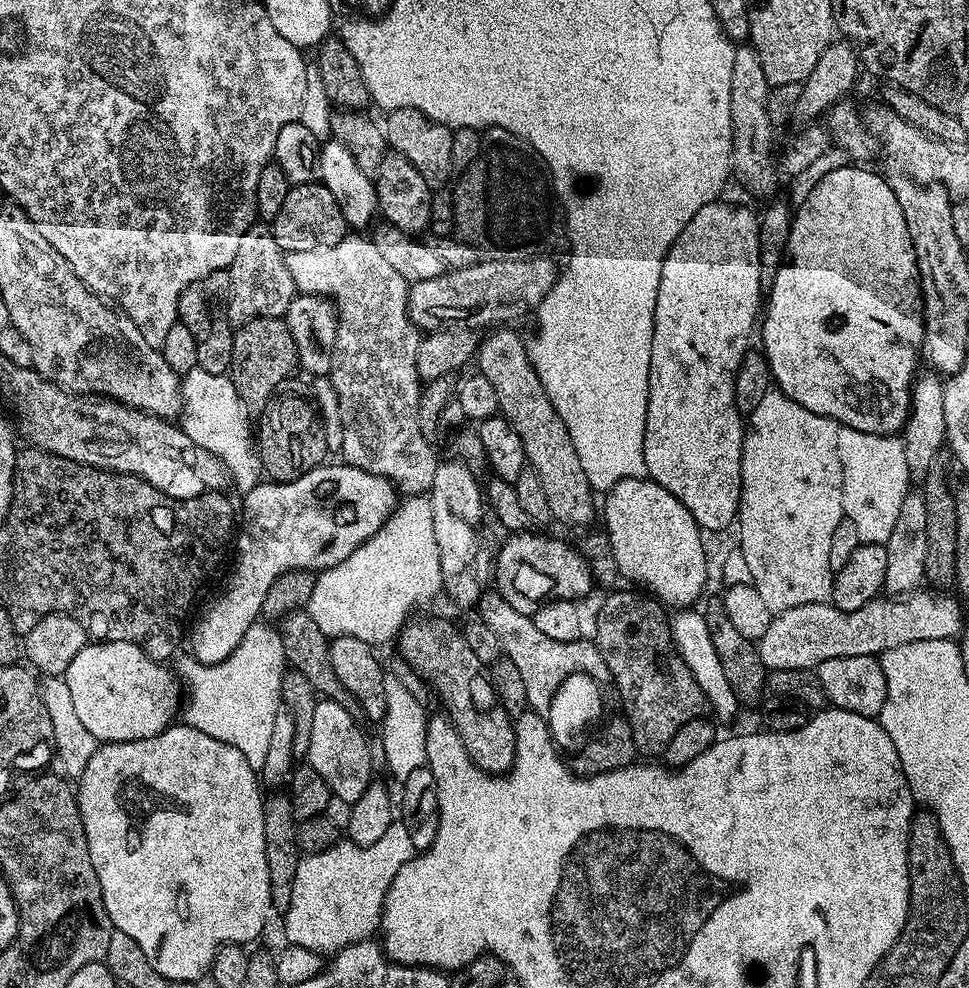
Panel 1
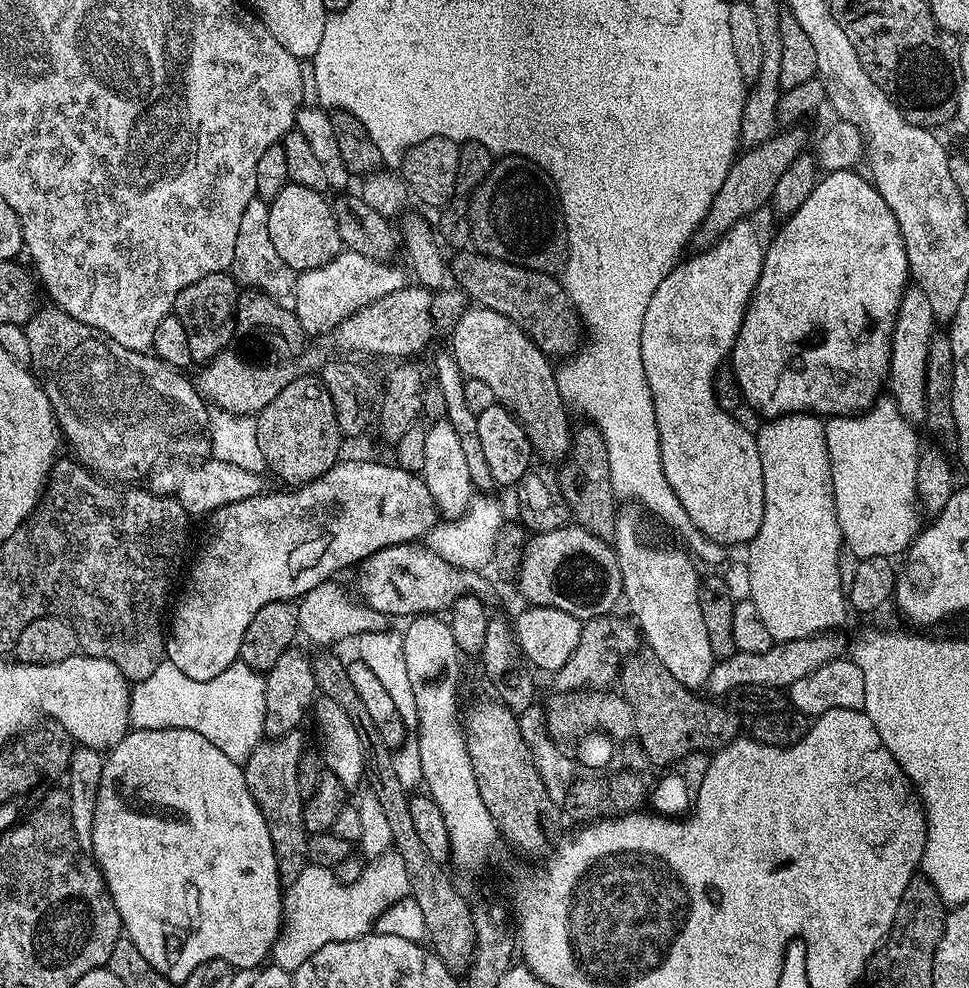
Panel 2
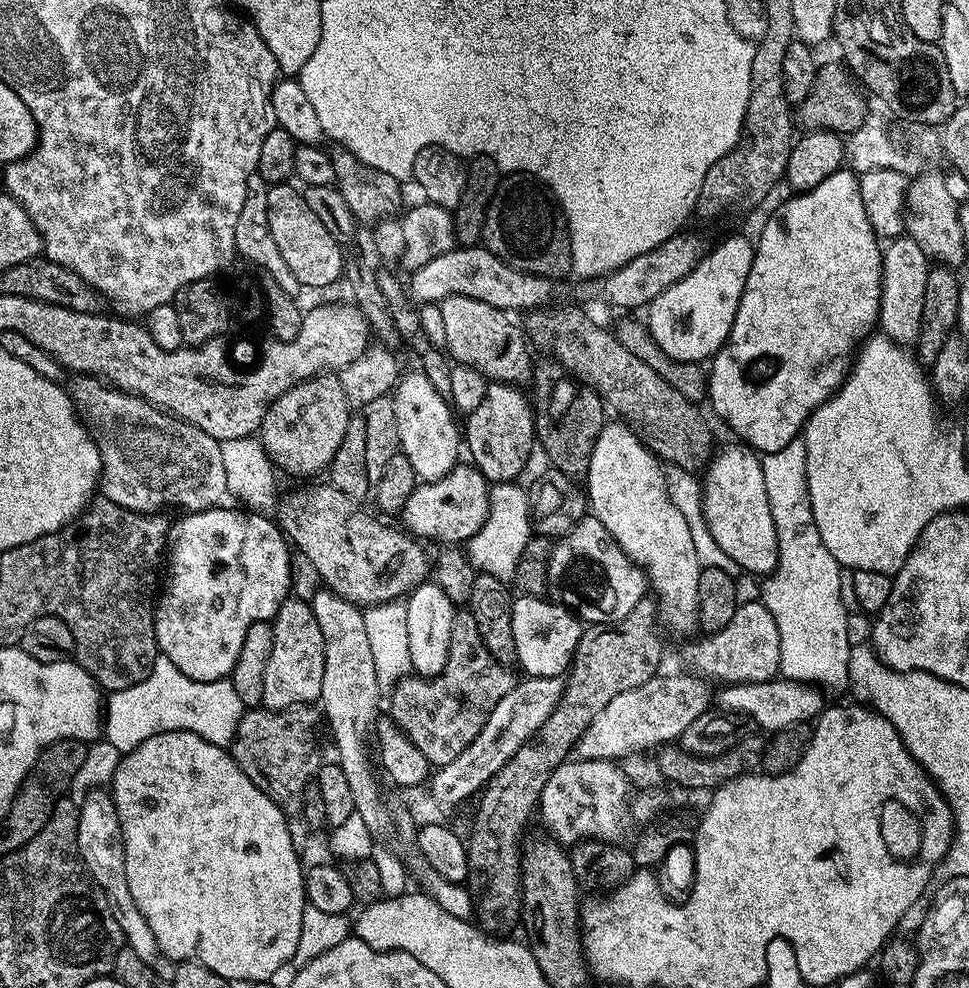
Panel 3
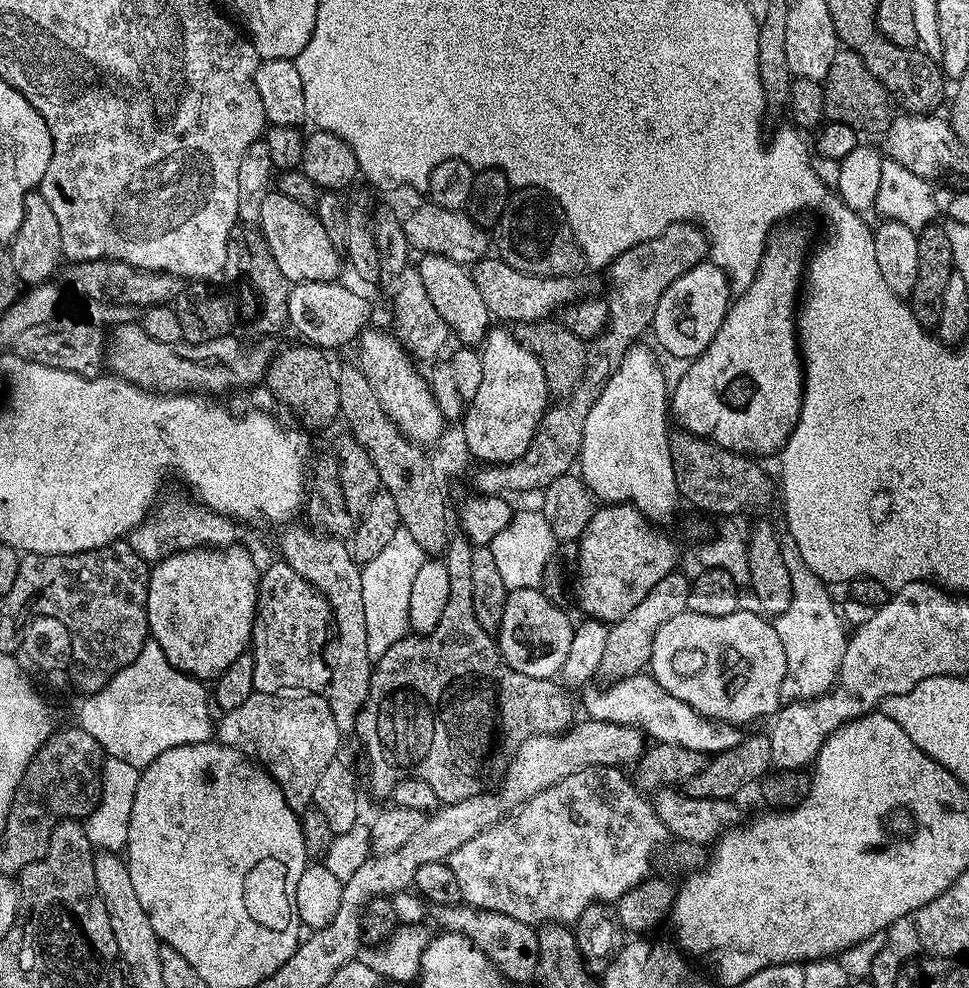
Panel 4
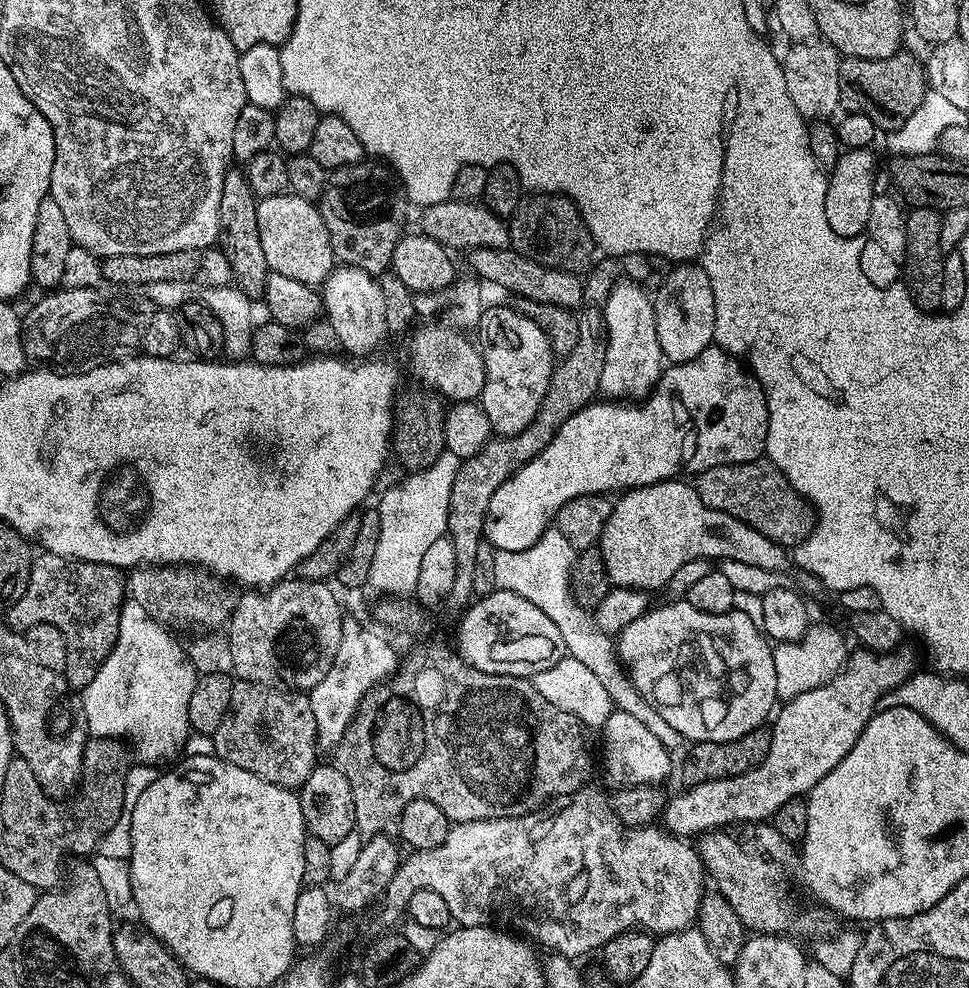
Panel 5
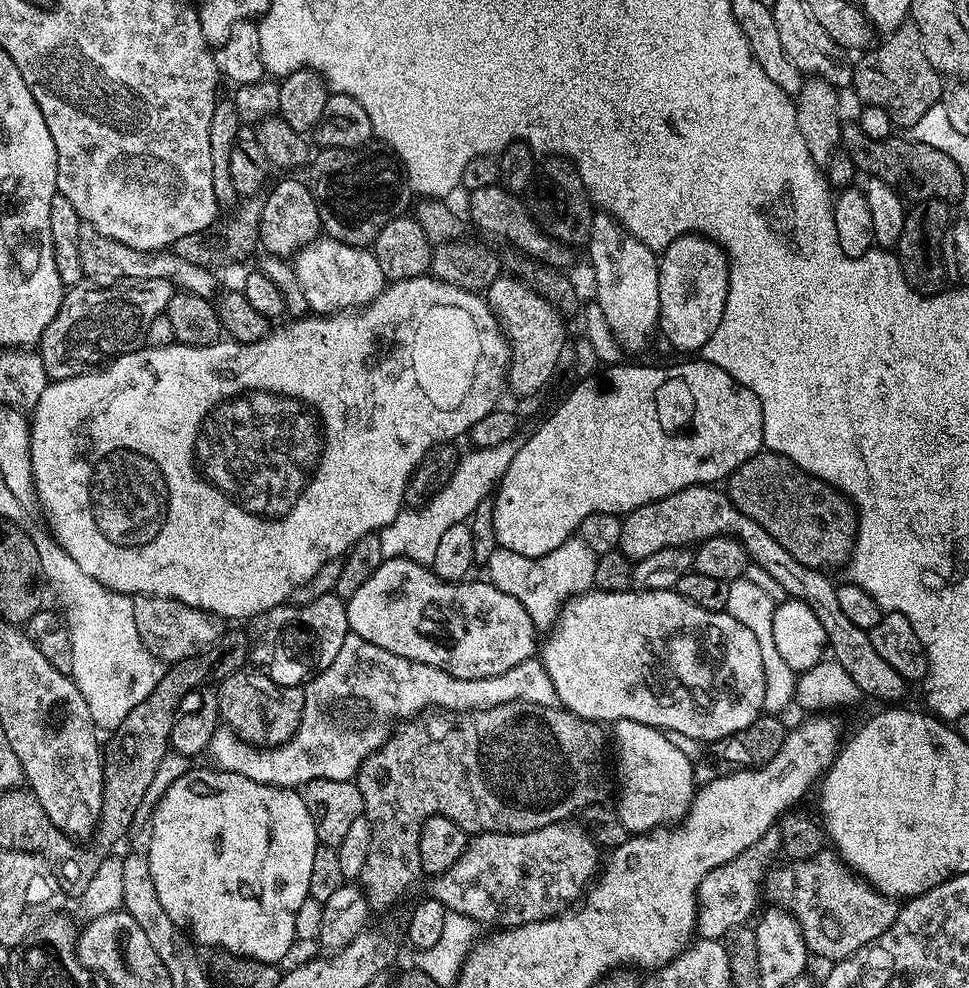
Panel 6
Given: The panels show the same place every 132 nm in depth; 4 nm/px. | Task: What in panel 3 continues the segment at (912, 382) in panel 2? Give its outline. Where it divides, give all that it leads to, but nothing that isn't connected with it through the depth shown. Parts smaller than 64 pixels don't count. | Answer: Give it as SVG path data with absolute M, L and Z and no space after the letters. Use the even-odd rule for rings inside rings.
M901 234L887 241L883 249L882 294L880 295L880 319L878 328L896 344L915 345L918 330L922 326L922 305L926 295L926 274L930 267L928 255L914 242L912 237Z

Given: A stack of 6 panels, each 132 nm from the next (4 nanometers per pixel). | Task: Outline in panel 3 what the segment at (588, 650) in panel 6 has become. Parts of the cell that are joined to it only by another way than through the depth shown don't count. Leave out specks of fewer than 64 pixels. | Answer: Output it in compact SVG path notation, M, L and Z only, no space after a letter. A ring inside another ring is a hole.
M759 602L753 604L741 603L736 609L734 618L730 618L730 622L726 622L726 626L722 626L722 630L711 634L704 634L699 637L701 640L697 644L692 645L688 650L688 660L692 663L691 671L699 674L701 677L707 678L709 681L724 680L725 685L729 684L757 684L758 682L766 682L773 679L780 671L780 639L778 638L778 626L774 626L774 618L770 618L770 610L766 610L766 606Z

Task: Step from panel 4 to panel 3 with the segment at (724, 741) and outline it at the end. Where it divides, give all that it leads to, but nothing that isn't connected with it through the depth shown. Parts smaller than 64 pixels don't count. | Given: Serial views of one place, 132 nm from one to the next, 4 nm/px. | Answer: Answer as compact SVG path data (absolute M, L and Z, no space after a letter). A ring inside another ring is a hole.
M773 678L757 684L729 684L721 689L721 692L715 693L715 707L724 714L741 712L749 716L761 728L761 733L775 734L784 728L793 728L796 724L815 721L826 707L825 693L819 687L799 684L796 680Z

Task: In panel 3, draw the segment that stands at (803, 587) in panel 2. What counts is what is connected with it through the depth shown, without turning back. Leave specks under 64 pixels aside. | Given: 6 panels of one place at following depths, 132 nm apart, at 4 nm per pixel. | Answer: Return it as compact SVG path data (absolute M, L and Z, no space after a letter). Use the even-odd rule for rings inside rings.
M797 438L791 440L786 446L782 446L782 450L777 452L769 452L760 461L762 466L762 478L766 478L766 498L770 498L770 514L774 514L774 530L778 534L778 562L776 568L763 581L764 589L758 596L759 603L766 606L766 610L770 610L770 618L774 618L774 626L778 626L778 638L780 639L780 671L779 675L785 680L796 680L799 684L810 684L819 686L821 689L828 688L844 688L849 687L848 683L848 659L852 653L852 644L848 640L848 620L850 613L842 606L842 571L840 564L834 558L834 554L830 554L830 550L826 550L826 546L822 546L822 538L816 529L814 522L814 514L810 510L810 494L806 486L806 446L803 439Z

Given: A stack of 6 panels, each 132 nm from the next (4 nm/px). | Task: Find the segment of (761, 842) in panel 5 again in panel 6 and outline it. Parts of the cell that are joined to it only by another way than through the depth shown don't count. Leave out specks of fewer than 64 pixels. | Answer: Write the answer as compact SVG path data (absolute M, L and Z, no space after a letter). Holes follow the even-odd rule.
M832 850L814 854L814 858L809 860L794 860L784 862L781 868L773 867L766 877L766 896L767 899L768 896L772 899L771 903L775 907L790 913L798 922L809 953L813 957L821 956L822 959L828 960L827 962L845 960L858 950L862 950L862 946L874 942L874 938L886 934L886 930L890 930L898 911L897 901L891 896L883 896L868 881L856 875Z

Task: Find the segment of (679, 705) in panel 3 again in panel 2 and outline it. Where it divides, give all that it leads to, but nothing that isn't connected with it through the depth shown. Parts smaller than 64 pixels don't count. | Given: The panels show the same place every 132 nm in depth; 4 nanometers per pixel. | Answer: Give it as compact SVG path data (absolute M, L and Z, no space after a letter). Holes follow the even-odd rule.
M821 634L801 640L791 640L785 644L773 643L772 648L765 652L741 652L737 650L733 656L725 656L713 663L706 688L707 691L712 691L711 695L716 698L727 697L741 688L786 690L794 682L798 682L798 678L806 678L808 672L818 670L818 666L843 657L845 652L846 644L844 648L843 642L836 637L836 634Z

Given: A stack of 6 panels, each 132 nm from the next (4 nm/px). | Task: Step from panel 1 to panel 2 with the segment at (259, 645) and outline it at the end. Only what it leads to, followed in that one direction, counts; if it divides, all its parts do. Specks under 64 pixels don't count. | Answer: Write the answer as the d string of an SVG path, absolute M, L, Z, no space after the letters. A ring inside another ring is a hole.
M165 658L150 674L131 689L128 698L128 718L132 728L162 730L185 728L202 734L206 742L214 742L226 758L243 765L250 754L265 739L266 686L264 676L242 663L231 664L222 674L209 680L186 678L178 666Z

